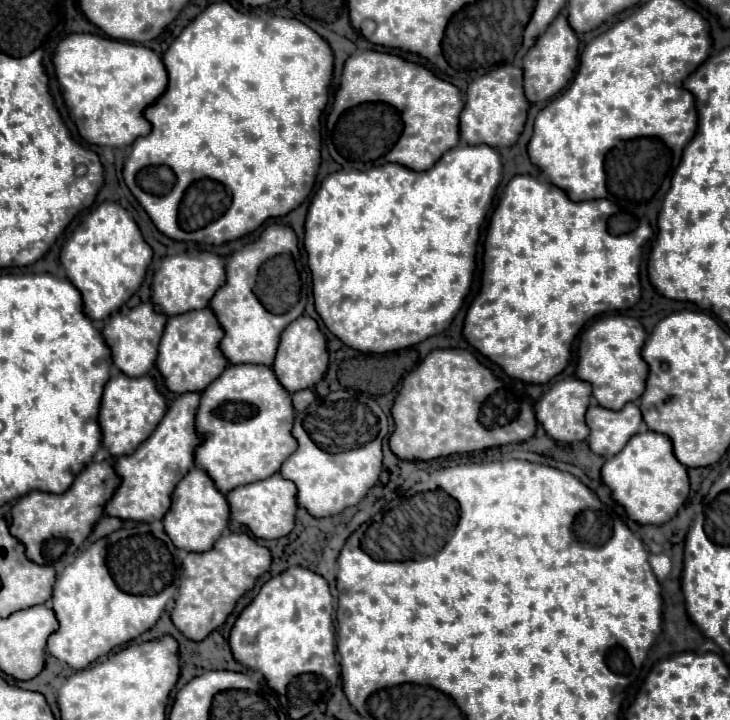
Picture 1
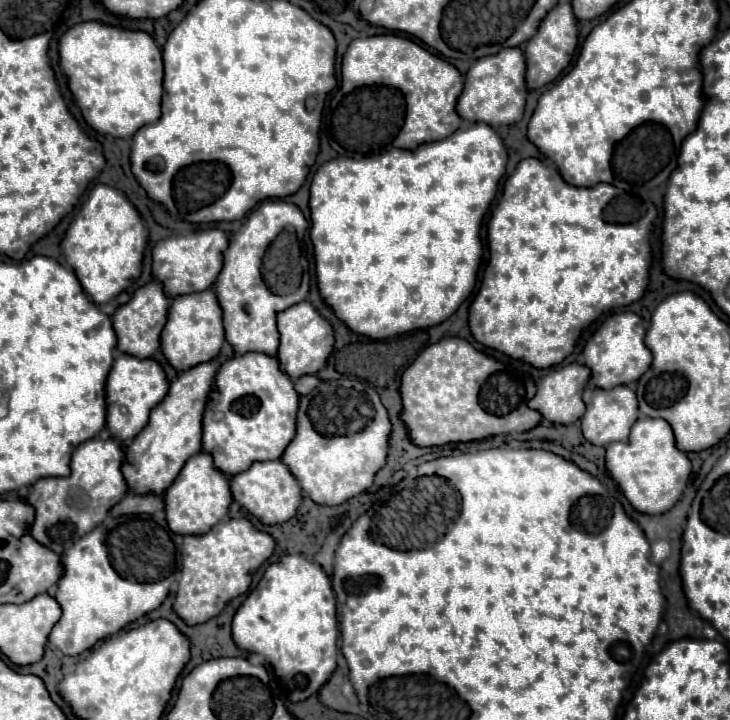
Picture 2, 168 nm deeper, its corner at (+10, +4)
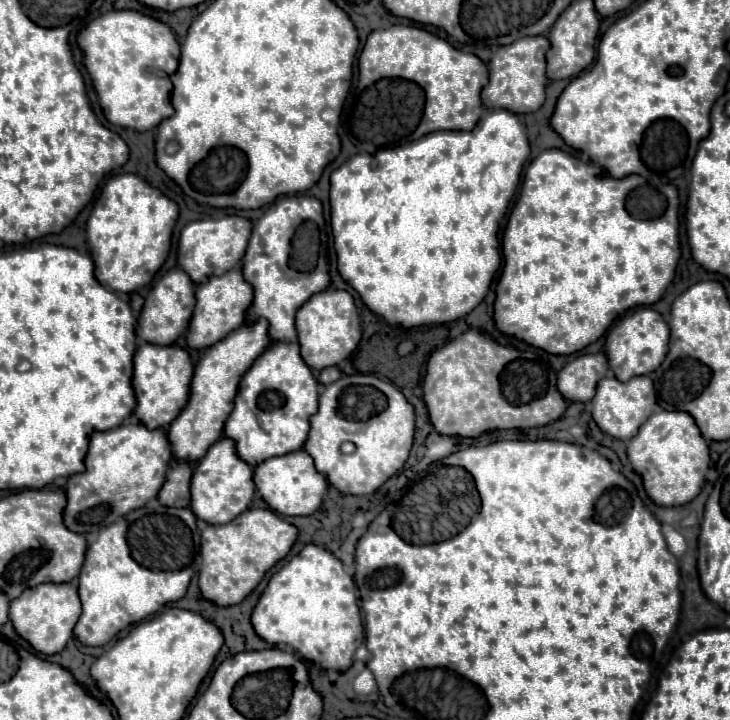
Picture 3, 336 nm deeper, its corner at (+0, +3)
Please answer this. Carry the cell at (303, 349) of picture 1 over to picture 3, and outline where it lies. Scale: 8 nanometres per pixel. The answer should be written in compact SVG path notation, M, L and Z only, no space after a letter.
M326 289L322 293L312 295L308 303L300 307L296 313L296 331L300 343L300 355L308 367L322 371L326 367L334 367L344 361L360 341L360 317L354 305L354 299L348 291Z

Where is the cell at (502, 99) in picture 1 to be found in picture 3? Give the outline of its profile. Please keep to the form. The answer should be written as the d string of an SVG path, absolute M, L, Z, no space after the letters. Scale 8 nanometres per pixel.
M524 37L516 43L500 47L488 63L488 85L482 89L482 101L486 107L504 107L512 113L532 113L544 103L546 85L546 59L544 53L550 47L548 37Z

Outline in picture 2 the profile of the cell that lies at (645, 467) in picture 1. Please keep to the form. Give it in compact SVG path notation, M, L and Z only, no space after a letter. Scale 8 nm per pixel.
M642 416L632 426L628 444L612 442L608 446L606 468L638 512L664 514L680 500L692 472L692 462L686 452L676 448L672 426L666 420Z

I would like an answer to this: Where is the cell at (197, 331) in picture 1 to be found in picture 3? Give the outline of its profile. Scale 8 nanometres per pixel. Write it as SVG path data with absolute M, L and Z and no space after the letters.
M236 267L228 271L222 277L212 277L204 285L196 287L196 307L190 319L190 327L186 333L186 343L188 347L200 351L206 349L220 339L224 339L228 333L232 333L236 327L244 325L244 313L252 301L252 287L244 281L242 269Z

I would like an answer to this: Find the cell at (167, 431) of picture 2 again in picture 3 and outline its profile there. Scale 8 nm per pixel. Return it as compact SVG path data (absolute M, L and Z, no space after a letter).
M258 319L254 325L250 327L242 325L216 345L208 347L208 351L200 357L200 361L194 367L194 377L190 383L190 399L186 407L180 411L180 415L168 427L168 441L172 445L174 461L198 463L198 459L202 459L206 451L222 437L222 427L234 407L240 377L268 345L270 345L268 321Z

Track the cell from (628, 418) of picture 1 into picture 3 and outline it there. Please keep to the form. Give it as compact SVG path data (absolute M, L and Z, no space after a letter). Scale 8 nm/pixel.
M604 377L592 399L592 419L600 427L602 433L614 439L632 439L638 433L638 427L654 413L656 409L656 395L654 385L648 377L632 377L628 383L620 383L614 377Z

